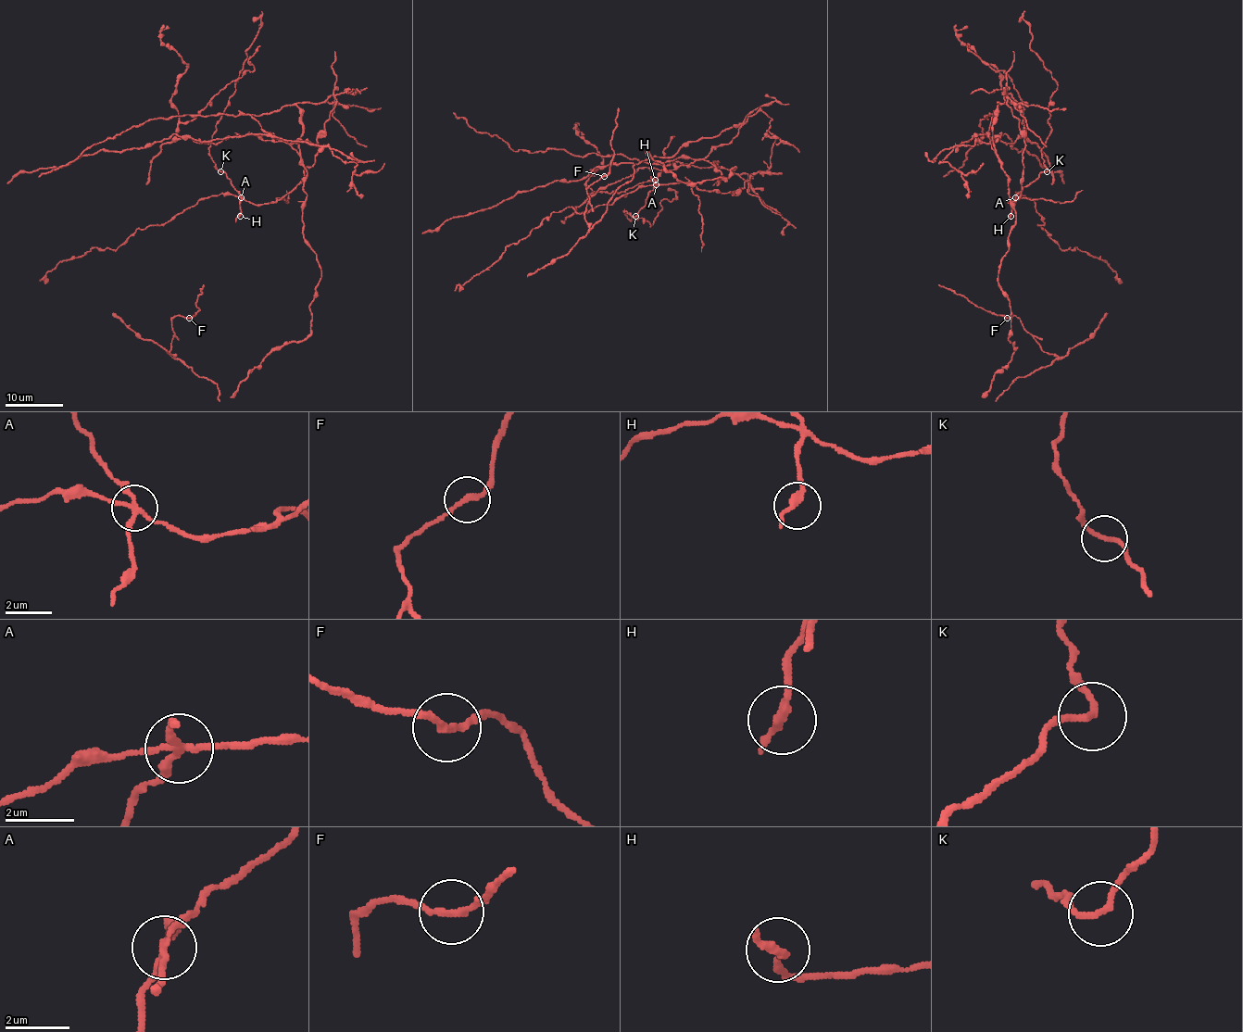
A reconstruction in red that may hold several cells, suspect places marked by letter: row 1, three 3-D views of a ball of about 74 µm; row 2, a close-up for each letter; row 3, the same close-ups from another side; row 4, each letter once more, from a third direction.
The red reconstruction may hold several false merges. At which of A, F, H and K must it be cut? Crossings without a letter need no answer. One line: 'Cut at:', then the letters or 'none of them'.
Cut at: A, F

